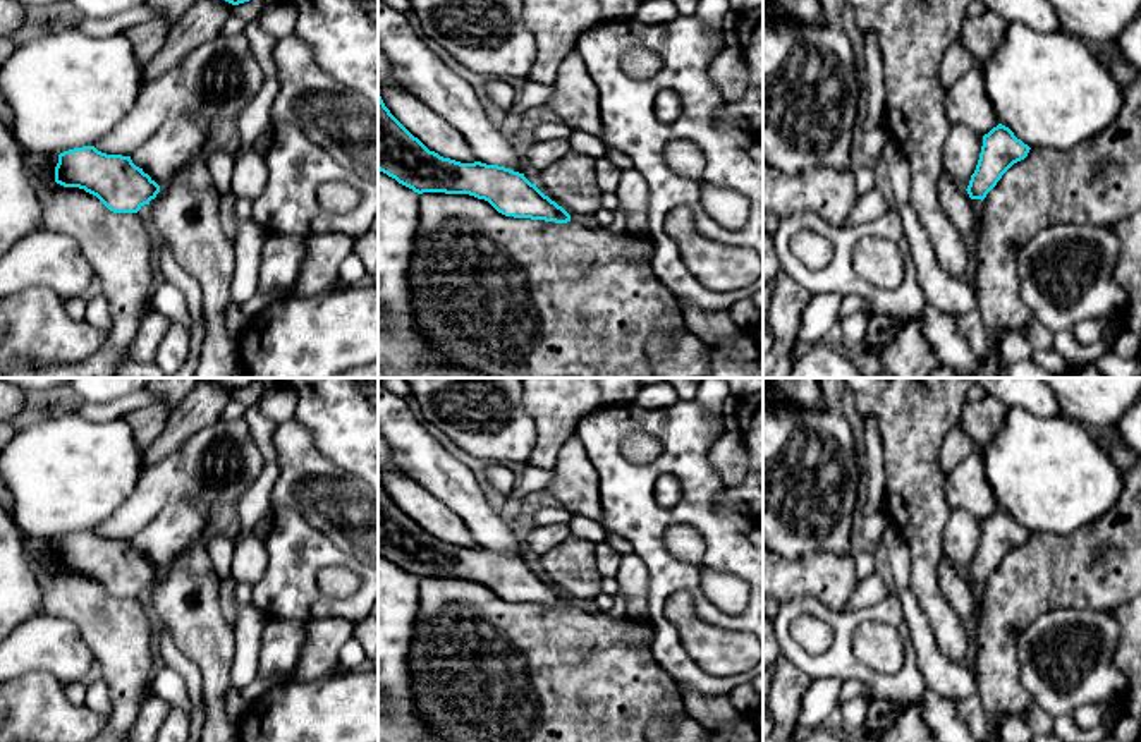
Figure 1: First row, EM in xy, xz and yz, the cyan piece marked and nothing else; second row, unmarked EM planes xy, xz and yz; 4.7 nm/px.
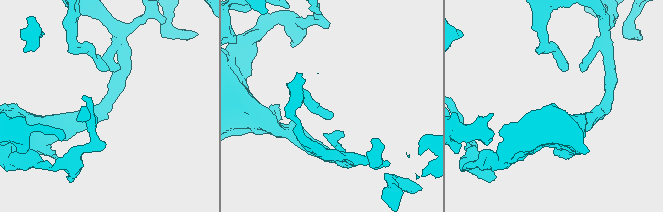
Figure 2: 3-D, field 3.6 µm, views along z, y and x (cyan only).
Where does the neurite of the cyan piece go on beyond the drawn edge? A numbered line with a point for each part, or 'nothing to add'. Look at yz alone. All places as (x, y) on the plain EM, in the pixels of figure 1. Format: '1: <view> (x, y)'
1: yz (954, 584)

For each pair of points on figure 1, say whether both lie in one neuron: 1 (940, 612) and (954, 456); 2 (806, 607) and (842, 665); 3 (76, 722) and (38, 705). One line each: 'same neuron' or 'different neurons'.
1: different neurons
2: same neuron
3: same neuron

